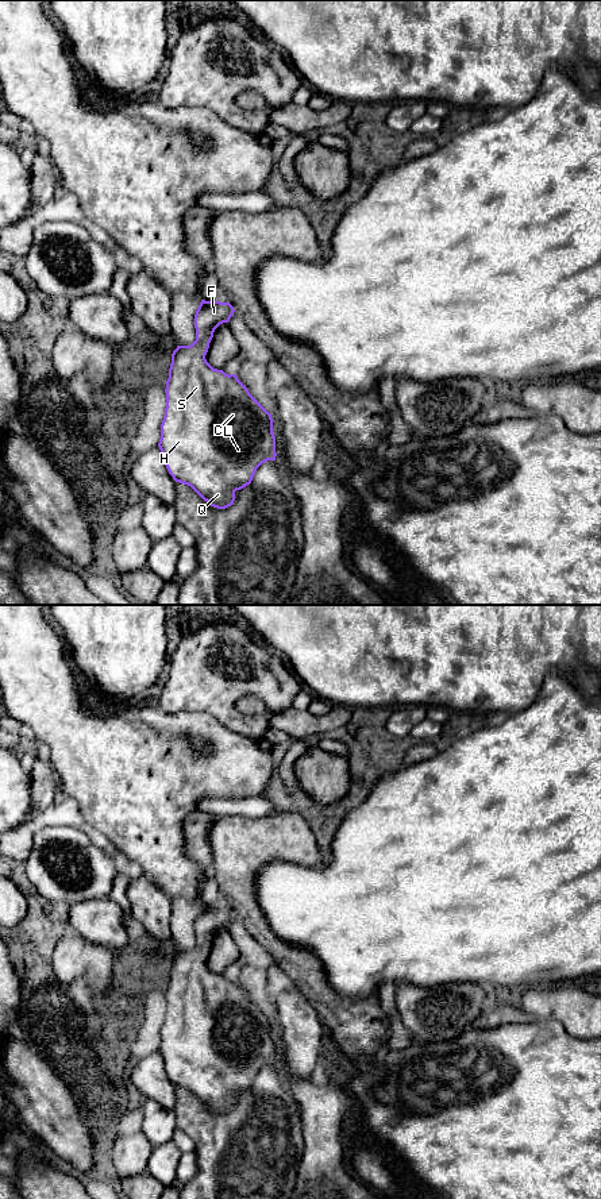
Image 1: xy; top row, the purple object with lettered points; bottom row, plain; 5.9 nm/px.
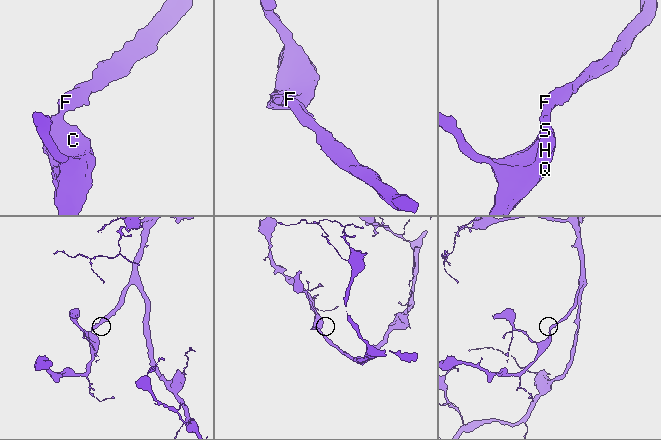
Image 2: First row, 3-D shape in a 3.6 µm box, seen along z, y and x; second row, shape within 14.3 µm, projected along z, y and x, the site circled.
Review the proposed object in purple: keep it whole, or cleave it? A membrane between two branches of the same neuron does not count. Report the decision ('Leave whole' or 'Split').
Leave whole

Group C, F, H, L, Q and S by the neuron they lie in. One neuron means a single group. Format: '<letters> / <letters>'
C F H L Q S

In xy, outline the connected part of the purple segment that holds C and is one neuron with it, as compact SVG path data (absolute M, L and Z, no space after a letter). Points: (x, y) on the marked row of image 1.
M201 300L196 315L196 340L190 346L177 346L172 354L166 381L166 408L161 424L158 447L165 466L176 482L190 486L204 501L217 509L226 509L235 501L235 491L251 483L257 469L276 460L276 437L271 415L250 394L235 374L213 369L205 359L215 329L228 323L235 309L230 302Z

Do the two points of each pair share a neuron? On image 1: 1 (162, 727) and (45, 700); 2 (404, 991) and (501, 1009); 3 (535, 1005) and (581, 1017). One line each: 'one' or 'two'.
1: one
2: two
3: one

